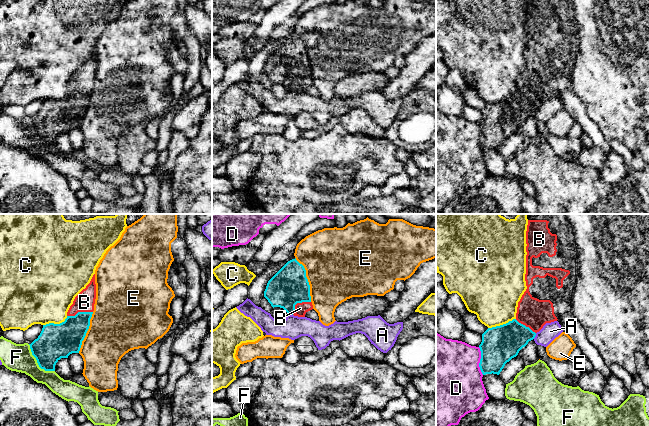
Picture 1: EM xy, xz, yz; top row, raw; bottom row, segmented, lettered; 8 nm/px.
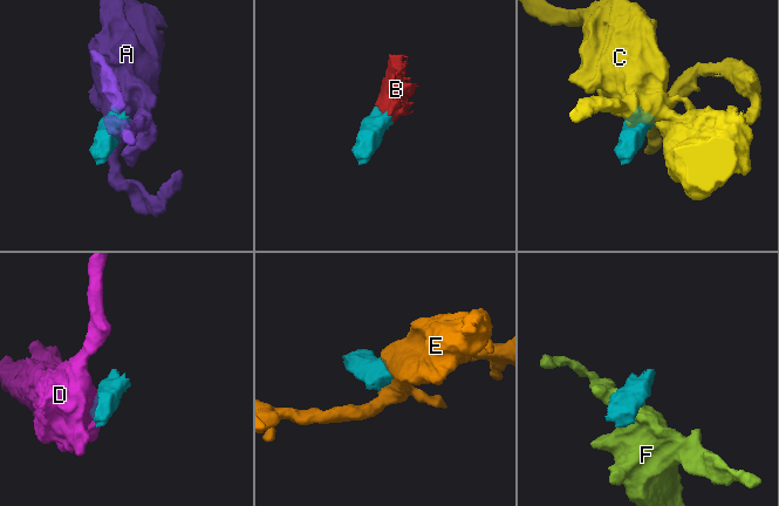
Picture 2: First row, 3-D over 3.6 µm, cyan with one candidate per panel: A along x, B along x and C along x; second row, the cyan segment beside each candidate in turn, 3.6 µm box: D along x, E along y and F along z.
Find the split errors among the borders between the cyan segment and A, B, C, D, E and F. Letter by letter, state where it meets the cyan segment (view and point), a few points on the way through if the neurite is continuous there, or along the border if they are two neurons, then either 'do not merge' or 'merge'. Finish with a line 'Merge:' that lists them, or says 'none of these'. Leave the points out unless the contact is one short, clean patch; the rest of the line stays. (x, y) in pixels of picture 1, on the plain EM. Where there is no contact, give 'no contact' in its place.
A: contact yz (535, 111); border yz (536, 109), (533, 114); do not merge
B: contact xy (79, 88); way xy (65, 114), (75, 103), (79, 88), (84, 78); merge
C: contact yz (501, 101); border yz (515, 94), (488, 104); do not merge
D: contact yz (480, 137); do not merge
E: contact xz (307, 55); border xz (295, 33), (305, 46), (311, 77); do not merge
F: contact xy (37, 138); border xy (28, 120), (37, 140), (45, 146), (54, 147); do not merge
Merge: B

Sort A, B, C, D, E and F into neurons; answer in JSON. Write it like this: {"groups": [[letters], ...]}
{"groups": [["A"], ["B"], ["C"], ["D"], ["E"], ["F"]]}

